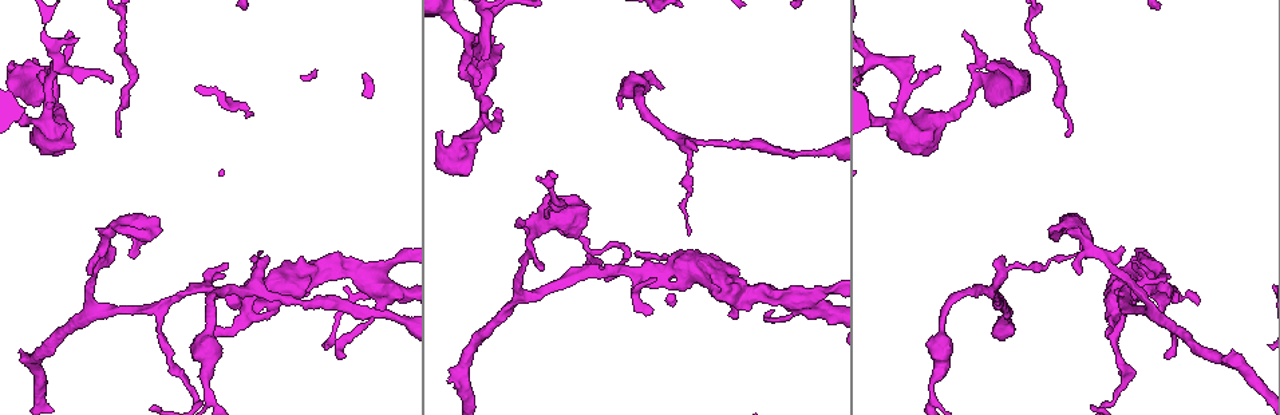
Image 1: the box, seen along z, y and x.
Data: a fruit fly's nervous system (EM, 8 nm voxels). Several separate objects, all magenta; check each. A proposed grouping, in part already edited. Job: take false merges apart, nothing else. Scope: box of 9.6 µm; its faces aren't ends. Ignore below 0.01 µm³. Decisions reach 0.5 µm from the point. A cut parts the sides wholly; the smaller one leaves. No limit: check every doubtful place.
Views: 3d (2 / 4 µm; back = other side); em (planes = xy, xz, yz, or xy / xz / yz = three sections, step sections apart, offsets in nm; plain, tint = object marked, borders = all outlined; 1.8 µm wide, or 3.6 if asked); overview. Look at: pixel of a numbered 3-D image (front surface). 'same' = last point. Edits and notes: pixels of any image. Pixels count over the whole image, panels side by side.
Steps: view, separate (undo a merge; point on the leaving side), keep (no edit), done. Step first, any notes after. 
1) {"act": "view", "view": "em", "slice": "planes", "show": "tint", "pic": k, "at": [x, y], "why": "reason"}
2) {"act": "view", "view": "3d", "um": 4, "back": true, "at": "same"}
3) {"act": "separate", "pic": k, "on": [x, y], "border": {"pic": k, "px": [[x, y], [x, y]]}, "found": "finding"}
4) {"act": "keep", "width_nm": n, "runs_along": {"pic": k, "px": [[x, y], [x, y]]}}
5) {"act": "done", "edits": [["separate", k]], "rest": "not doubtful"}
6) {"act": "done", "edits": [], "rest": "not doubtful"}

{"act": "view", "view": "em", "um": 3.6, "slice": "planes", "show": "tint", "pic": 1, "at": [684, 266]}

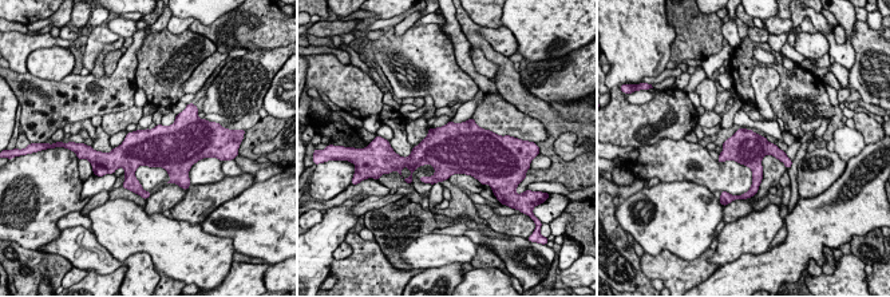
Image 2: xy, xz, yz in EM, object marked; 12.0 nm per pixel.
{"act": "keep", "found": "continuous, no second neuron"}

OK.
{"act": "view", "view": "3d", "um": 4, "back": true, "pic": 1, "at": [210, 334]}

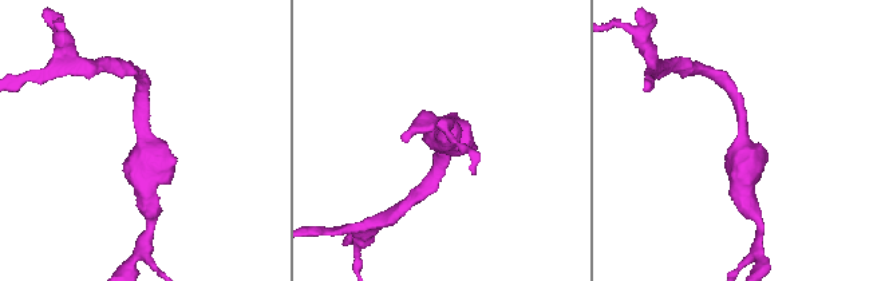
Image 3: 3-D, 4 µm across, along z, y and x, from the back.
{"act": "view", "view": "em", "um": 3.6, "slice": "planes", "show": "tint", "pic": 3, "at": [142, 141], "arm_widths_nm": [170, 300]}

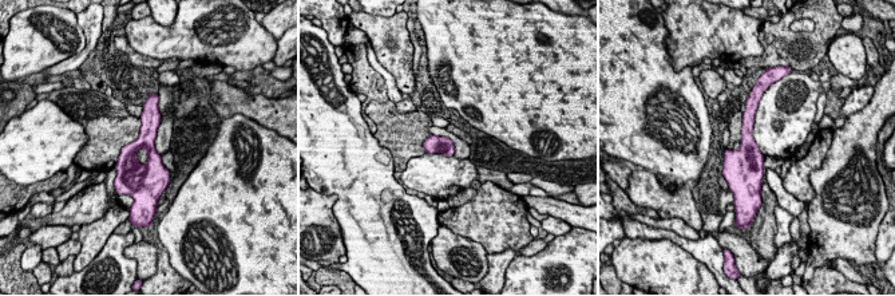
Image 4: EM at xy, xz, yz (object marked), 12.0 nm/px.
{"act": "keep", "found": "all the same neuron"}

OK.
{"act": "view", "view": "3d", "um": 2, "pic": 1, "at": [160, 303], "why": "branch point"}

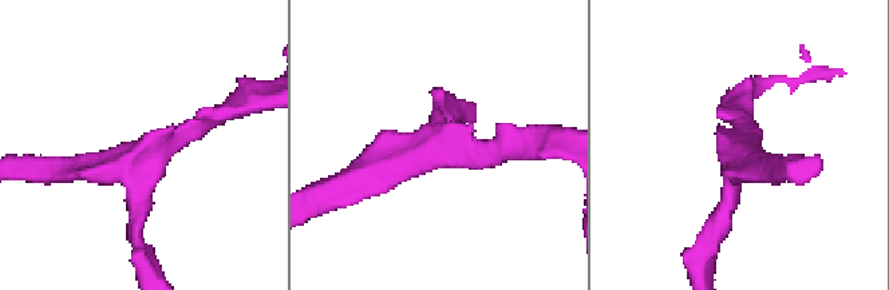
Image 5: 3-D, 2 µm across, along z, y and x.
{"act": "view", "view": "em", "slice": "yz", "step": 4, "show": "tint", "pic": 5, "at": [448, 144], "arms": 3}

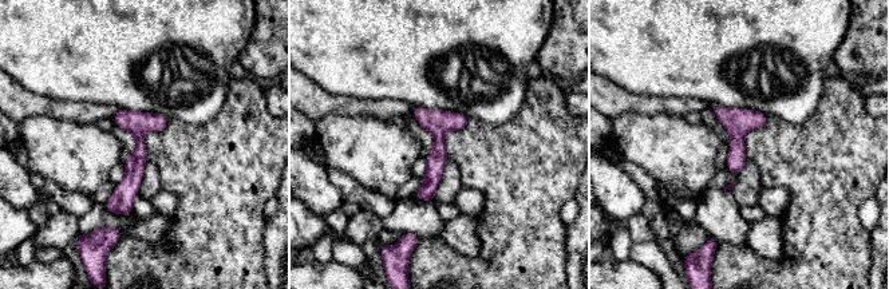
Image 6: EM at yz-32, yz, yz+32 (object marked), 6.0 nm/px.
{"act": "view", "view": "em", "slice": "planes", "show": "tint", "at": "same"}

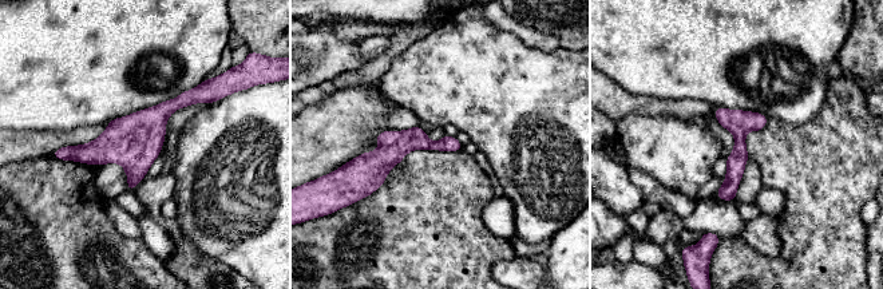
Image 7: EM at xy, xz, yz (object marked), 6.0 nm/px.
{"act": "keep", "runs_along": {"pic": 7, "px": [[202, 94], [133, 141], [62, 155]]}, "found": "one neuron here"}

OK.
{"act": "view", "view": "3d", "um": 4, "pic": 1, "at": [46, 124], "why": "a narrow waist"}

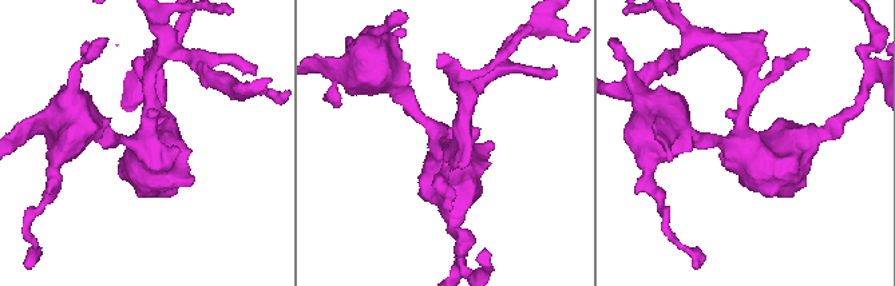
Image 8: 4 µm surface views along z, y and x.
{"act": "view", "view": "em", "slice": "yz", "step": 8, "show": "tint", "pic": 8, "at": [144, 144], "arms": 3, "arm_widths_nm": [200, 200, 500], "why": "shape alone is not enough"}

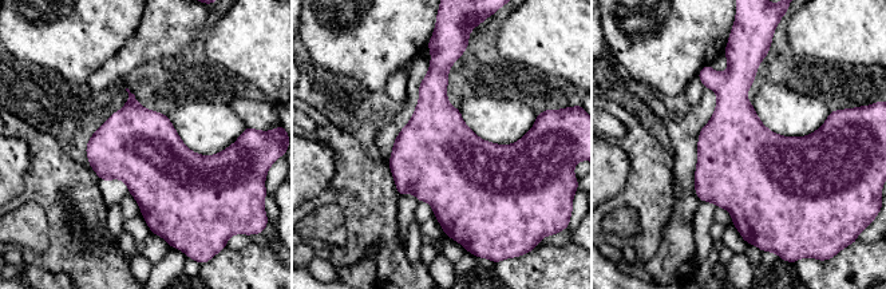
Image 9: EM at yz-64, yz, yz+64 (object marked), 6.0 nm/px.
{"act": "view", "view": "em", "slice": "planes", "show": "borders", "at": "same"}

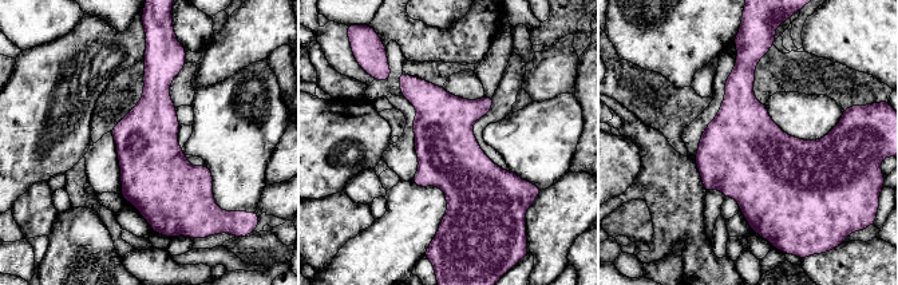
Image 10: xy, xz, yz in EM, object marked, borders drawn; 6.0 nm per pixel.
{"act": "keep", "found": "continuous, no second neuron"}

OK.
{"act": "view", "view": "3d", "um": 2, "pic": 1, "at": [903, 82], "why": "arms part here"}

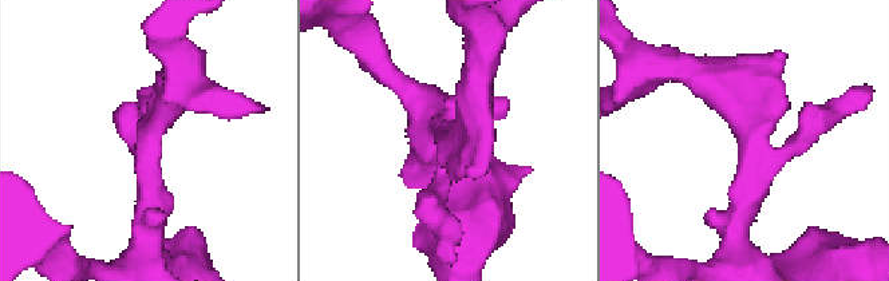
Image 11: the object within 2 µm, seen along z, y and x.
{"act": "view", "view": "em", "slice": "planes", "show": "tint", "pic": 11, "at": [445, 148], "why": "need the tissue"}

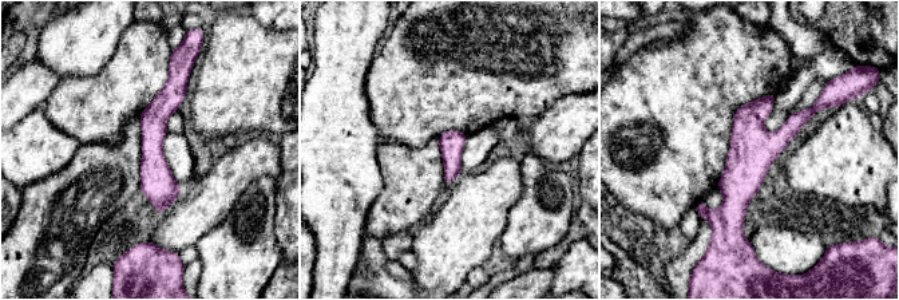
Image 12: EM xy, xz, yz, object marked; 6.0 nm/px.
{"act": "keep", "found": "one neuron here"}

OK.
{"act": "done", "edits": [], "rest": "not doubtful"}

